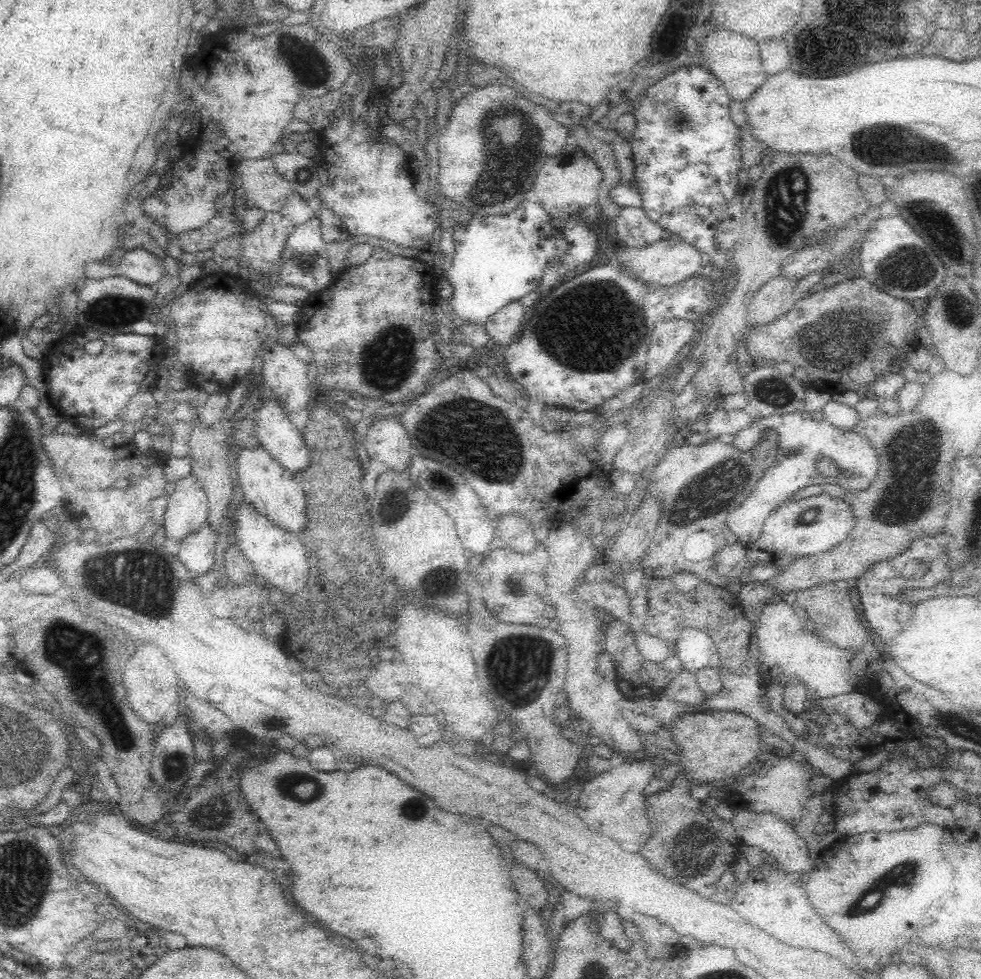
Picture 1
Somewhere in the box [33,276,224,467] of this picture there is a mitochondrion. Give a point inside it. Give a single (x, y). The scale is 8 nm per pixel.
(115, 310)

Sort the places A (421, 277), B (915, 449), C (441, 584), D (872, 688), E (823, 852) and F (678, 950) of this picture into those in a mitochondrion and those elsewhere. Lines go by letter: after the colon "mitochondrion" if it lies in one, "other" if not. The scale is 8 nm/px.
A: other
B: mitochondrion
C: other
D: other
E: other
F: other

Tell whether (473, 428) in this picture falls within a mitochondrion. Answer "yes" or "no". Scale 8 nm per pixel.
yes

